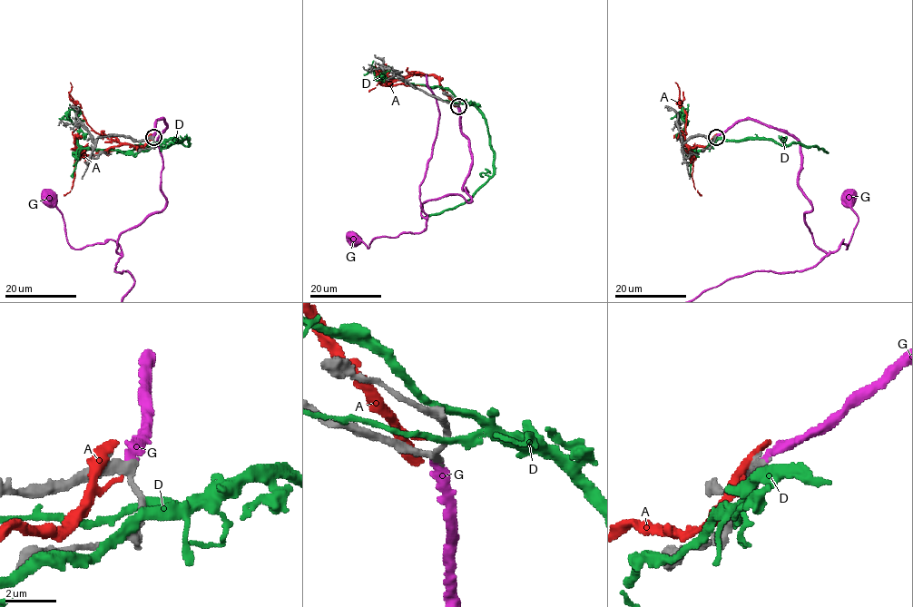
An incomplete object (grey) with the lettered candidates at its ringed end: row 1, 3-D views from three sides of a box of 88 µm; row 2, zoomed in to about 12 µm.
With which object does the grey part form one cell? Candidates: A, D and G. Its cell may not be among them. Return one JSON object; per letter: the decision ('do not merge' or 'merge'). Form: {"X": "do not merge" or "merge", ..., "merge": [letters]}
{"A": "do not merge", "D": "do not merge", "G": "merge", "merge": ["G"]}

